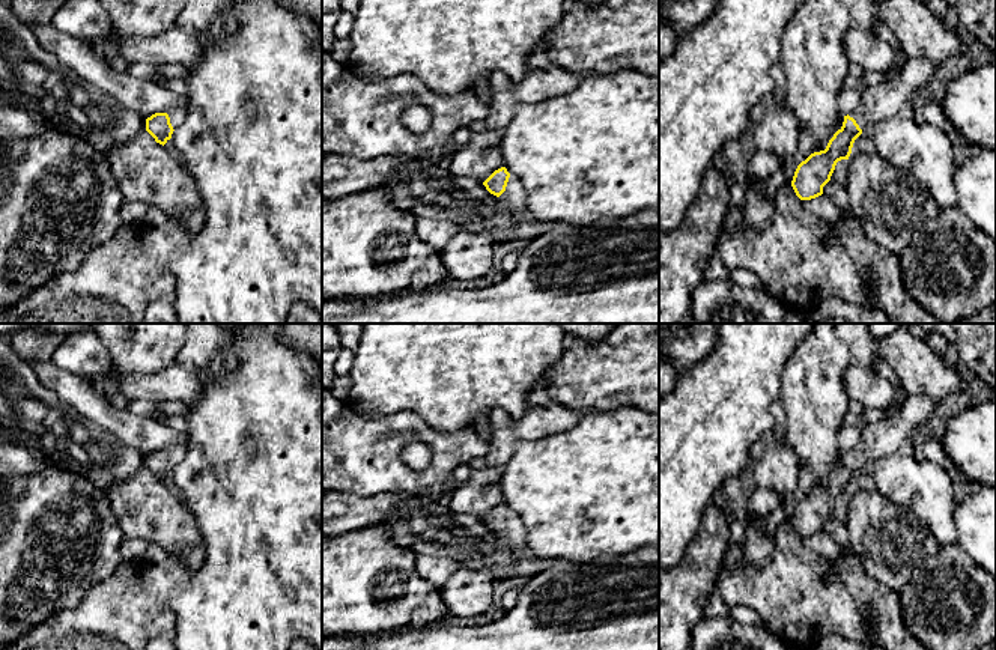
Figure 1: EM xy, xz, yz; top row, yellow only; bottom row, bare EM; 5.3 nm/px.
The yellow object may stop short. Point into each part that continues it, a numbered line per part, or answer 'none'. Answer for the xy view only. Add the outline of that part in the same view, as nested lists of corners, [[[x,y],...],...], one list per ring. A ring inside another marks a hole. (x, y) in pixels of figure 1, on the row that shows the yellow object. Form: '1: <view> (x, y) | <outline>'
1: xy (178, 113) | [[[187,104],[176,105],[167,111],[173,129],[176,129],[187,117]]]

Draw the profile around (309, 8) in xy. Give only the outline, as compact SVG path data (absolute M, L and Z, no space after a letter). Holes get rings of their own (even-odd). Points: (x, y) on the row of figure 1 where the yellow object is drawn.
M281 0L289 9L322 26L322 0Z

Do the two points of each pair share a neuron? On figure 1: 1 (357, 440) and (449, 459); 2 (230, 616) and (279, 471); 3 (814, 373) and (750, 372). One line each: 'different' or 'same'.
1: same
2: same
3: different

